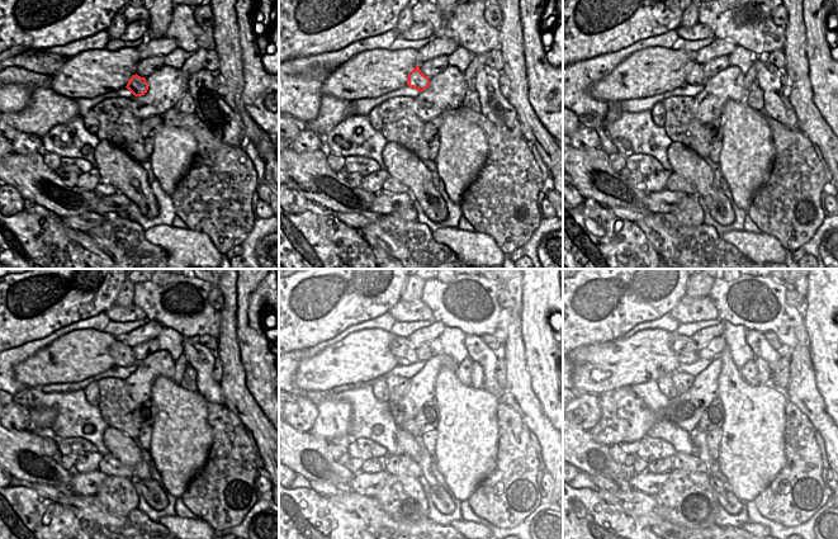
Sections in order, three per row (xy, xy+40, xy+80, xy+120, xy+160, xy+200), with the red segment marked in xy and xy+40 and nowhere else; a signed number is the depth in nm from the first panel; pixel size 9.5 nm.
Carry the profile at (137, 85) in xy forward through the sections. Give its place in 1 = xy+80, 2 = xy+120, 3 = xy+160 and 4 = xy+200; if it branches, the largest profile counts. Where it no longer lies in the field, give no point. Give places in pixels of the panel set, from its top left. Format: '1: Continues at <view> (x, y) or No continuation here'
1: Continues at xy+80 (695, 76)
2: Continues at xy+120 (122, 354)
3: Continues at xy+160 (405, 355)
4: Continues at xy+200 (686, 355)

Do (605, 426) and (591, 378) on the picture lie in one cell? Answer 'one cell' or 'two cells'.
two cells

